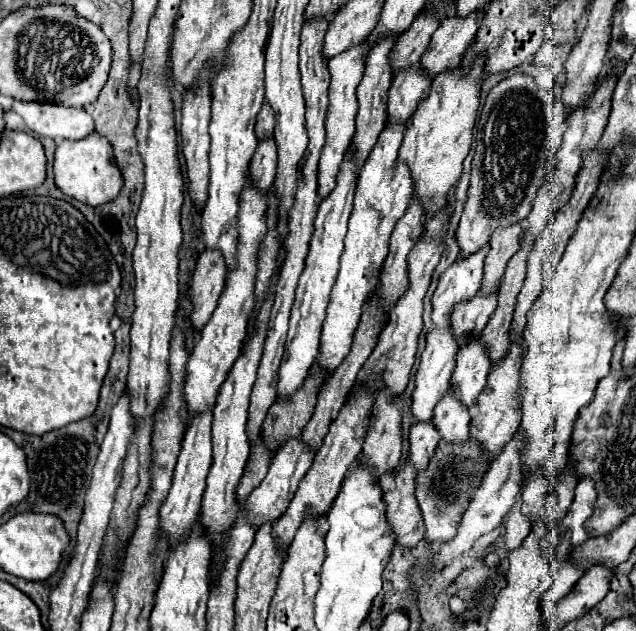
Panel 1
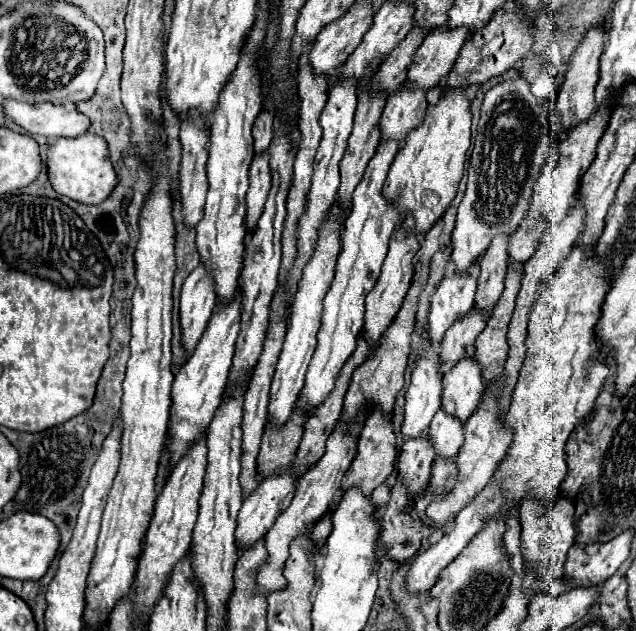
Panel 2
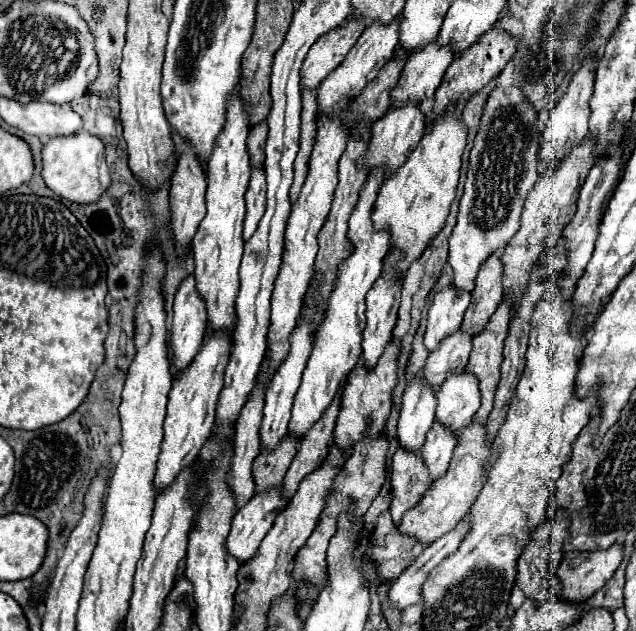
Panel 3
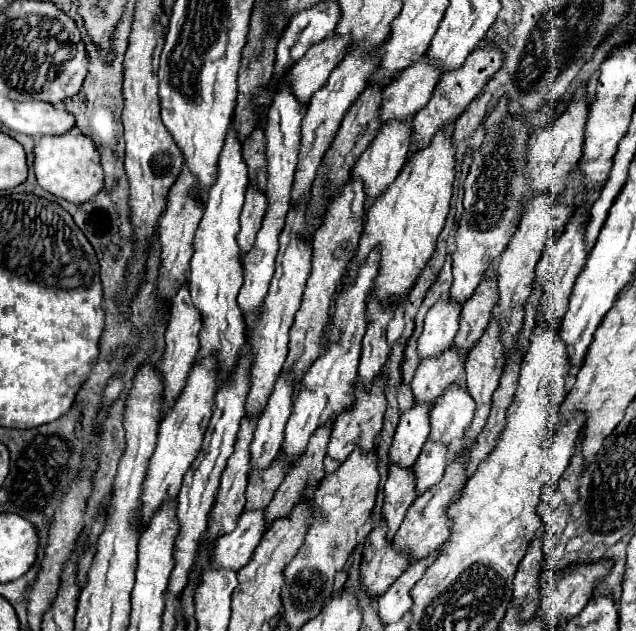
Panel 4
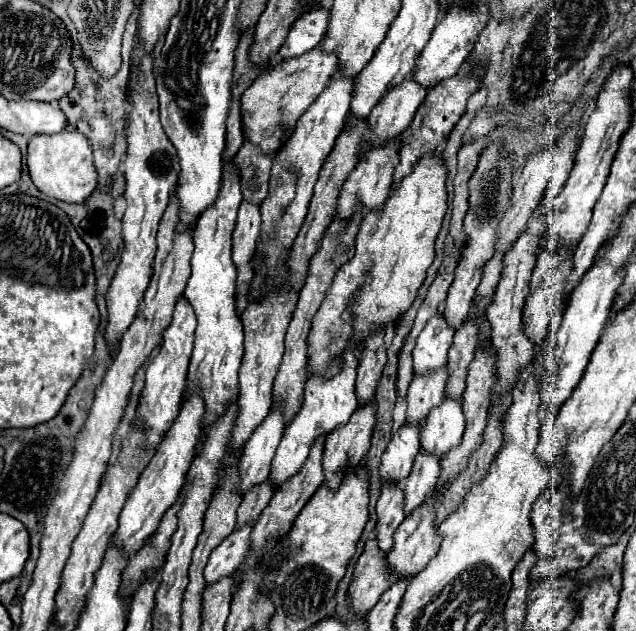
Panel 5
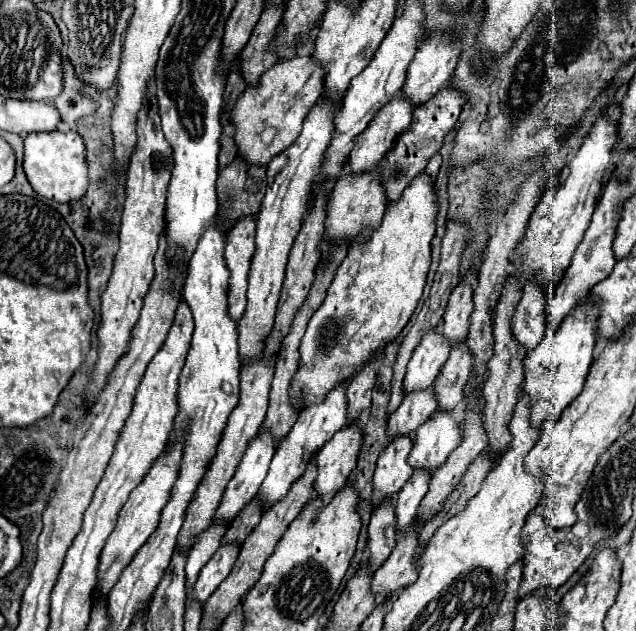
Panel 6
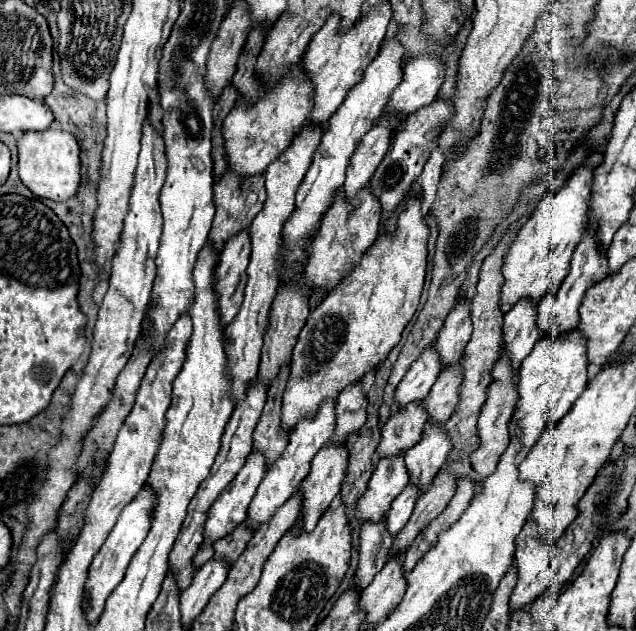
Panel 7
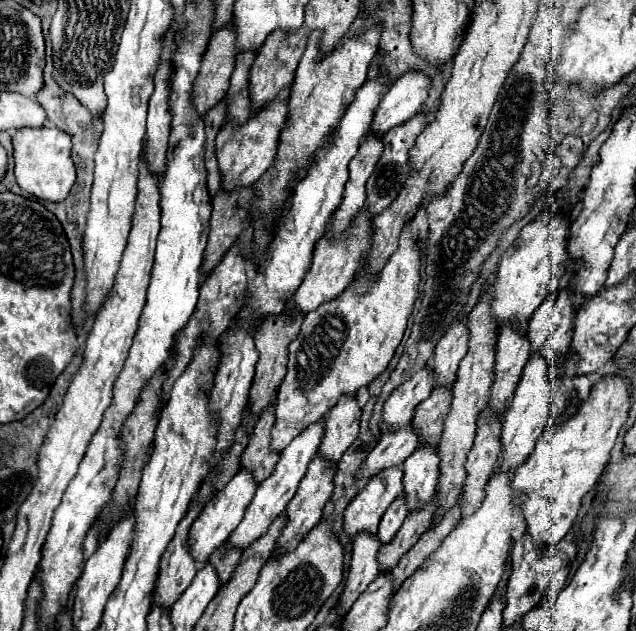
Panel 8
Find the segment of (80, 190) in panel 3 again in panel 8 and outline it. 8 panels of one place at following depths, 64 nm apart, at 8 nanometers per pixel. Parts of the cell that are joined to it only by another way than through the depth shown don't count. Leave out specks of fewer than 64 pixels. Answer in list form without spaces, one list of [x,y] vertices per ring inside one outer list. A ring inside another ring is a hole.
[[[56,126],[22,128],[14,134],[14,174],[22,190],[40,200],[62,202],[76,182],[76,166],[72,160],[72,138]]]

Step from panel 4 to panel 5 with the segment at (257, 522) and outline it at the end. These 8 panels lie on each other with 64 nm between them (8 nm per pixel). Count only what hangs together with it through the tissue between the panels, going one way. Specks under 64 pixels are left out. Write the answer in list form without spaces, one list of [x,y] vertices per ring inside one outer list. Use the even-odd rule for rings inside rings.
[[[256,522],[244,524],[240,530],[226,536],[210,554],[210,560],[204,570],[206,584],[212,584],[212,580],[218,580],[220,576],[230,576],[238,570],[238,566],[246,560],[250,552],[250,536]]]

